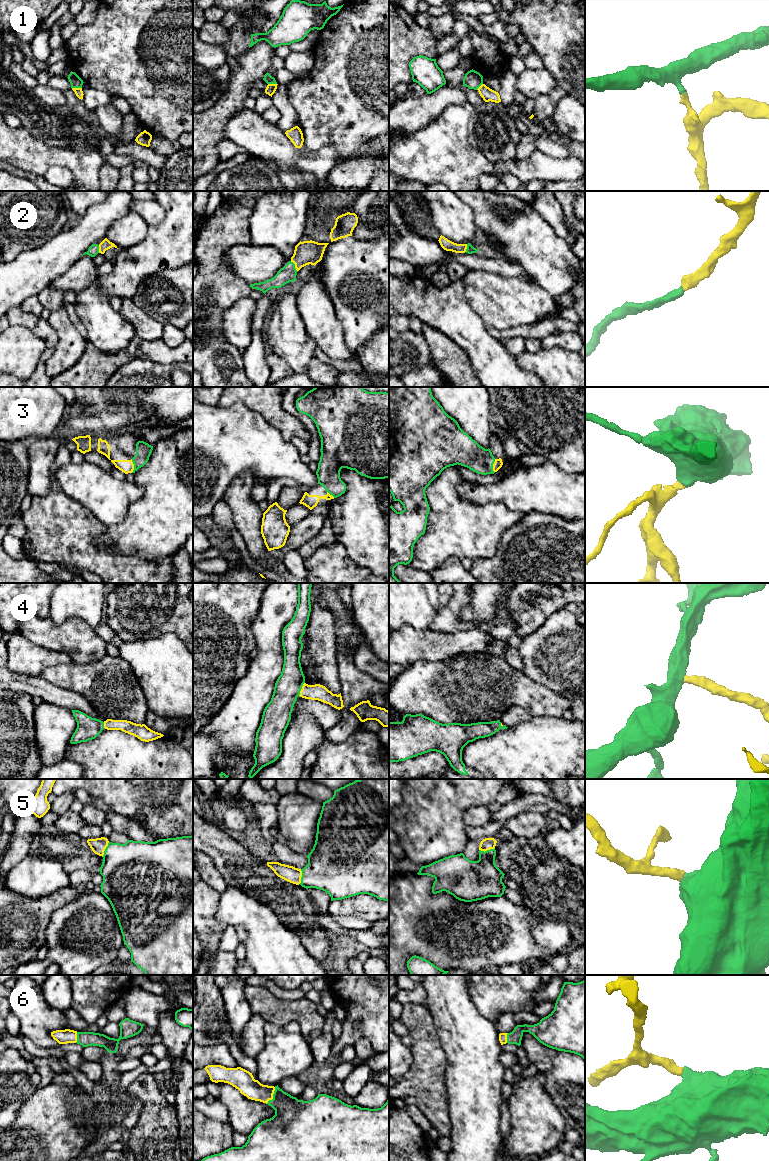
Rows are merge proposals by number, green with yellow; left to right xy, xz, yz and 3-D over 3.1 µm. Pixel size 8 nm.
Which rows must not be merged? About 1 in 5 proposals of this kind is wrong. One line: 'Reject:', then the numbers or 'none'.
Reject: 1

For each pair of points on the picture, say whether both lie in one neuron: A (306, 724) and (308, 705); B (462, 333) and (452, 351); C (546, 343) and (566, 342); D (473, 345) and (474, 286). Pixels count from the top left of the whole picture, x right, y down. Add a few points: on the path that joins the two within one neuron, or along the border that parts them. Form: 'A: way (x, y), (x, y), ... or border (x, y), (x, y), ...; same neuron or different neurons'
A: border (291, 719), (299, 712), (306, 711), (323, 730); different neurons
B: border (437, 329), (450, 337), (466, 353), (470, 362); different neurons
C: way (551, 342), (561, 342); same neuron
D: border (465, 288), (467, 302), (485, 323); different neurons

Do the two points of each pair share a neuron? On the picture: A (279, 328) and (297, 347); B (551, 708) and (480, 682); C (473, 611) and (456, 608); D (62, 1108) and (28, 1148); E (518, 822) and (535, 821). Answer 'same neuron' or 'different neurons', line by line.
A: same neuron
B: same neuron
C: different neurons
D: same neuron
E: same neuron

